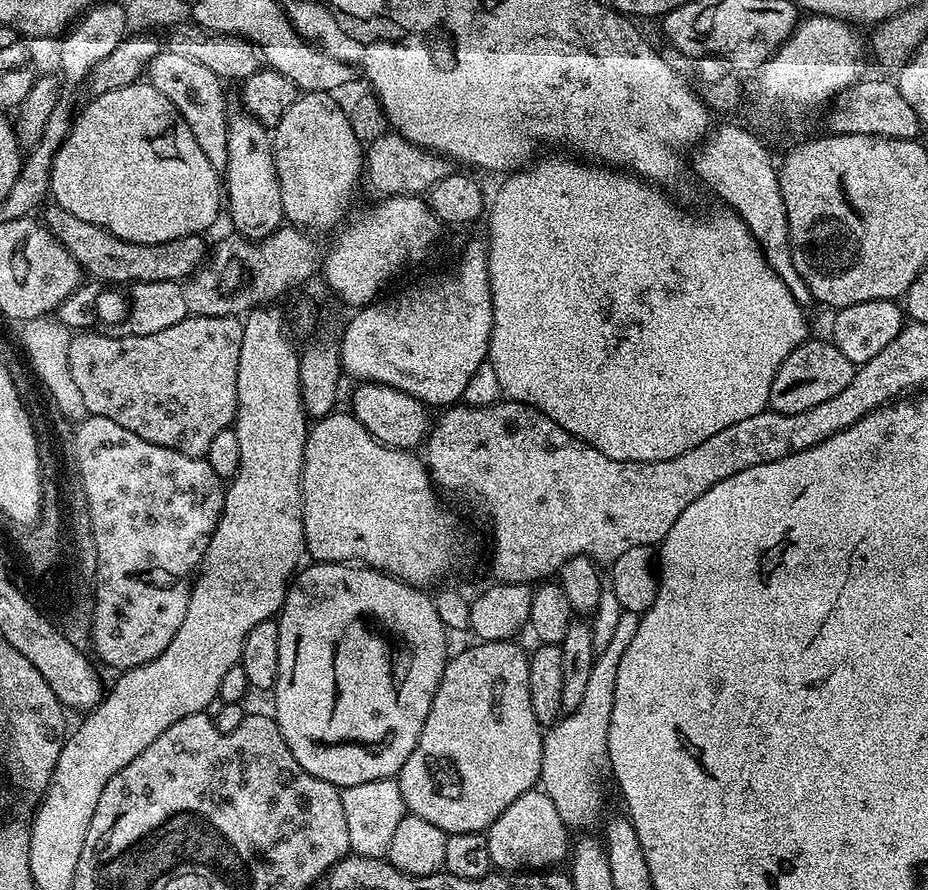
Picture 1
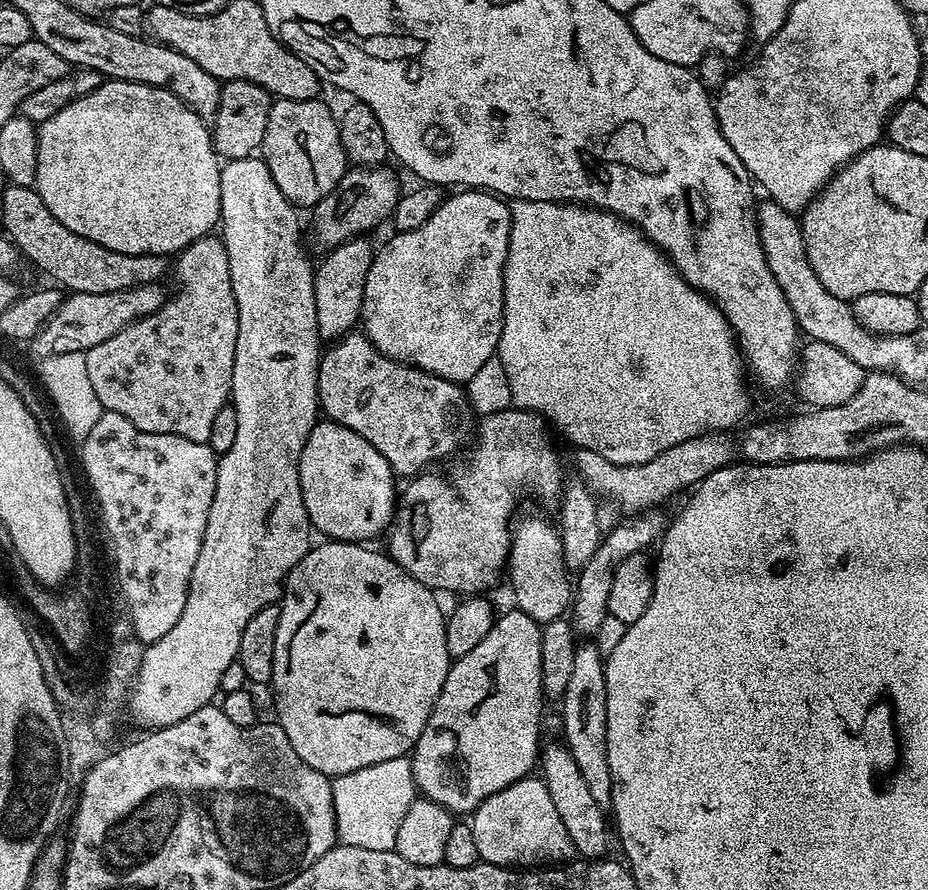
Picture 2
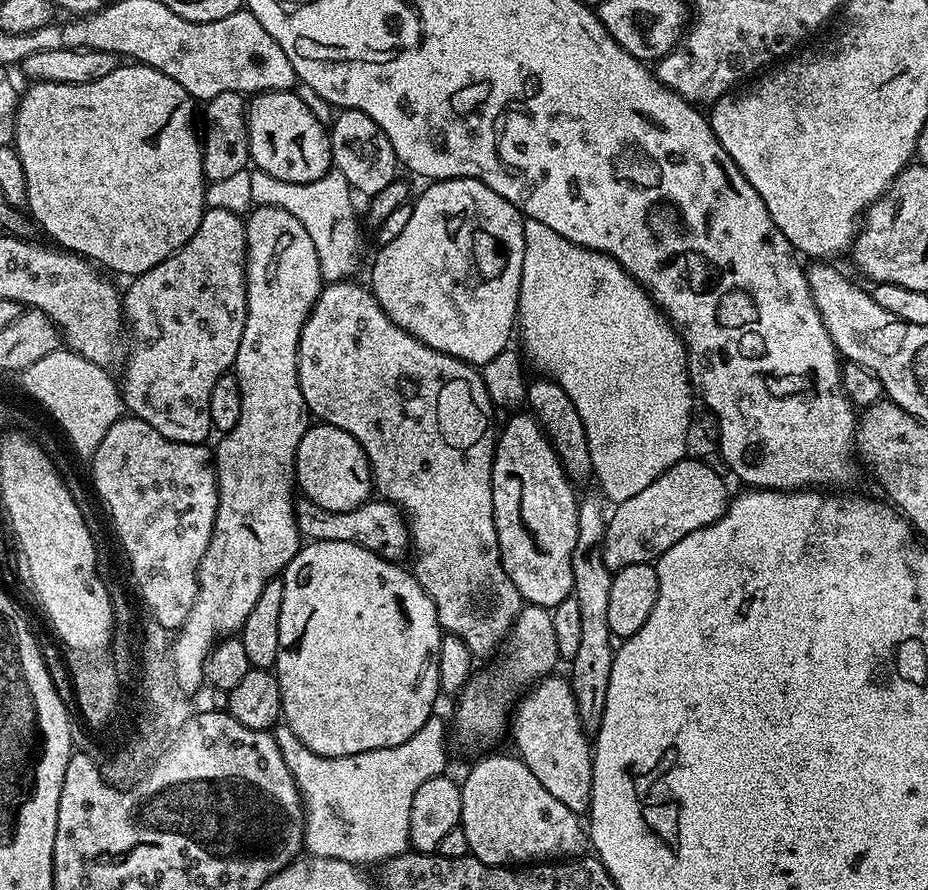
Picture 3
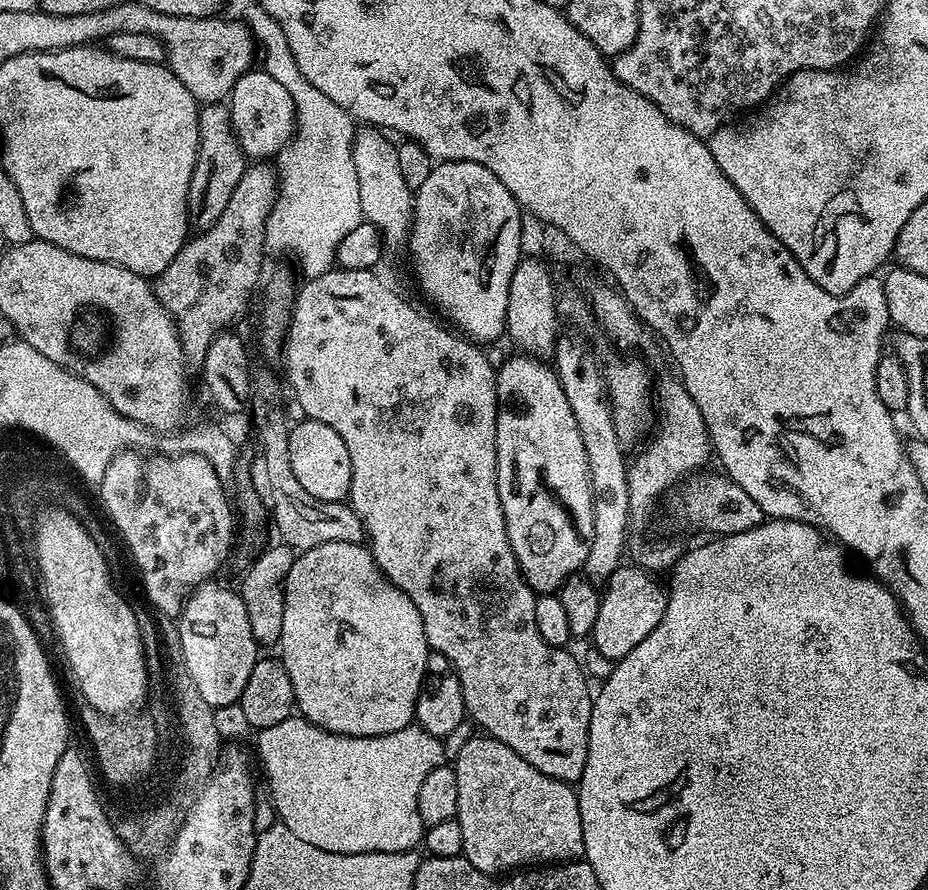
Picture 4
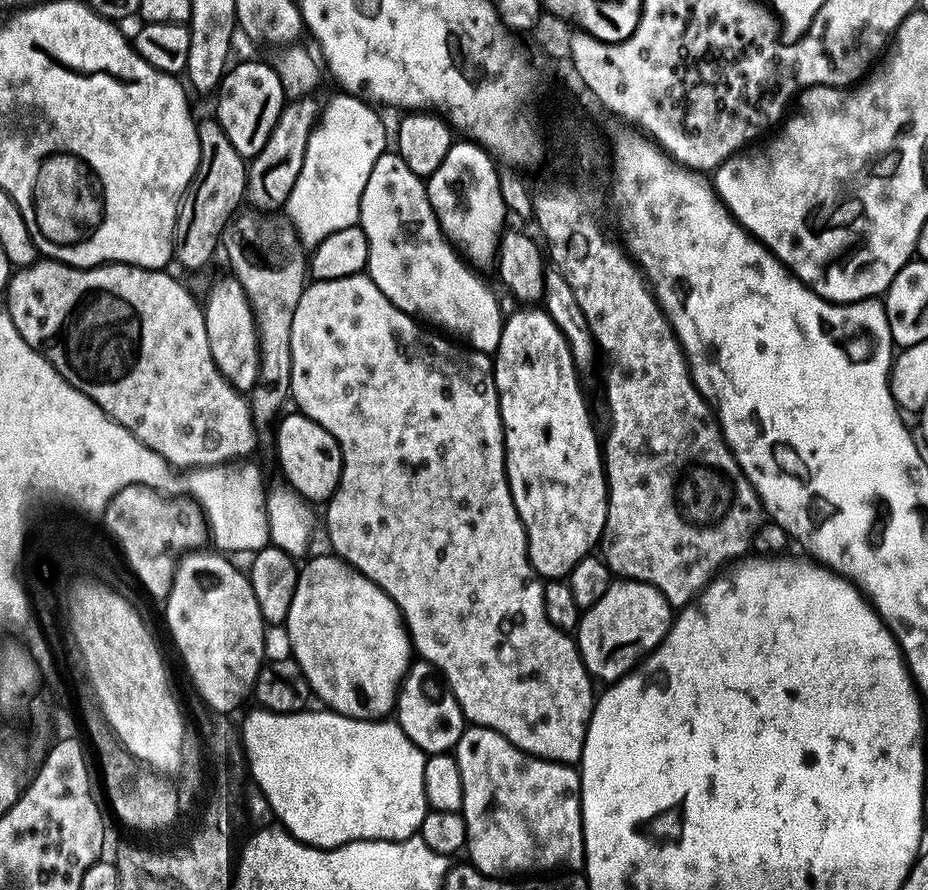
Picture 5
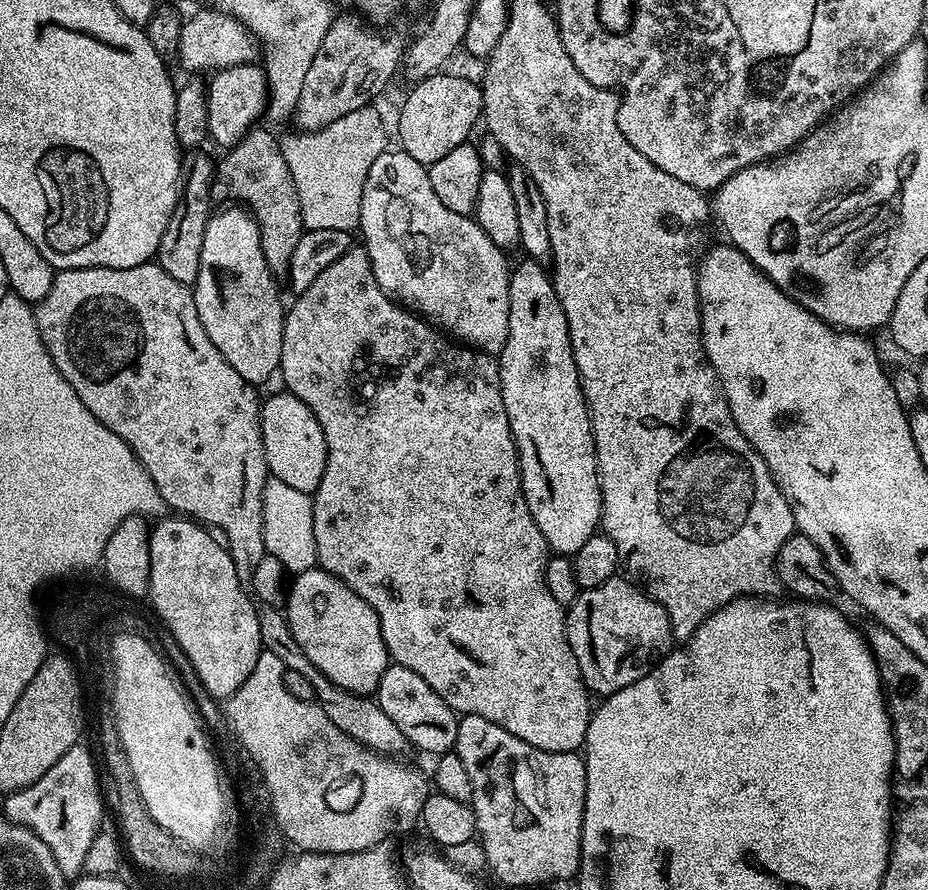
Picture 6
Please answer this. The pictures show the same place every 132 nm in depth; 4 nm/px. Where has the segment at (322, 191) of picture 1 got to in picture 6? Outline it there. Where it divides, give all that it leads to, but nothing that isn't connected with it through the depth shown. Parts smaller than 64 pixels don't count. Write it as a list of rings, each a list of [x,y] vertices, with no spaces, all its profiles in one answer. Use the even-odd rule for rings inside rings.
[[[256,64],[230,66],[221,68],[207,81],[208,90],[208,135],[211,143],[221,144],[221,149],[227,150],[235,146],[251,128],[257,127],[256,120],[265,115],[268,106],[268,79],[264,76],[263,67]]]

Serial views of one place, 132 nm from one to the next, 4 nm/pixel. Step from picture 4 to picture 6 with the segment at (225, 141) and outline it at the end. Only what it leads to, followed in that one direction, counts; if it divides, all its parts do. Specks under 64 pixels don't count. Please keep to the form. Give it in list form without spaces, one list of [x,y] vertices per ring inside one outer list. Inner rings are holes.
[[[188,150],[183,153],[180,169],[182,191],[170,222],[166,226],[166,234],[162,234],[162,242],[158,246],[154,260],[177,282],[192,286],[198,278],[198,262],[202,262],[202,238],[206,238],[206,226],[210,215],[208,195],[214,192],[214,160],[204,150]]]

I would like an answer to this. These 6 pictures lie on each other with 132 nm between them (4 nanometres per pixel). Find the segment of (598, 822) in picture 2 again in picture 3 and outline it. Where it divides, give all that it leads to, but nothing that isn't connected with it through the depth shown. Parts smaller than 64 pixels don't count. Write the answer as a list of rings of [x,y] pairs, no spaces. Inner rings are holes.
[[[549,674],[519,697],[510,716],[510,733],[516,743],[515,755],[546,786],[546,791],[566,810],[587,813],[592,789],[592,749],[574,702],[571,683],[557,674]]]

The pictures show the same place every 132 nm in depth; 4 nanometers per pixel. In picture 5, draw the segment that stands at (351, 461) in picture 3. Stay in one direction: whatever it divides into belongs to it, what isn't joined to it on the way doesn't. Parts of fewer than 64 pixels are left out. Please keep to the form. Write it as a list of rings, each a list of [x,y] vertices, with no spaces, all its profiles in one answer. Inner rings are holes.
[[[299,410],[281,415],[274,428],[274,449],[276,460],[284,471],[283,478],[289,488],[297,492],[307,502],[327,502],[334,494],[342,474],[342,450],[330,434],[322,430],[318,422],[304,415]]]

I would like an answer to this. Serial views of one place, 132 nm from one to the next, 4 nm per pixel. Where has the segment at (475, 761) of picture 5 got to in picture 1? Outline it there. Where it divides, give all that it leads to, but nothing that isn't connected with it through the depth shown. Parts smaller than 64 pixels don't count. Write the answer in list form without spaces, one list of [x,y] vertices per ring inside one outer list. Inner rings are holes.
[[[533,790],[514,798],[502,814],[488,827],[487,837],[490,846],[490,862],[493,869],[504,874],[552,870],[565,863],[570,852],[569,825],[558,814],[551,798],[543,790]]]

